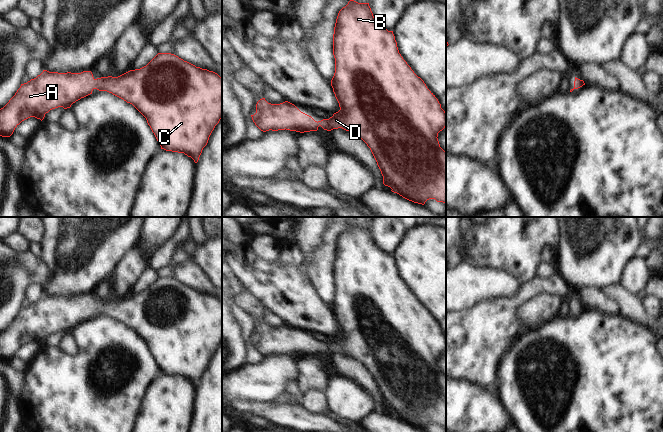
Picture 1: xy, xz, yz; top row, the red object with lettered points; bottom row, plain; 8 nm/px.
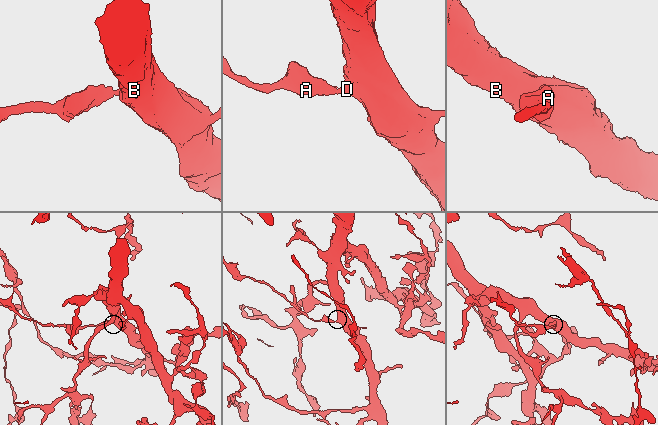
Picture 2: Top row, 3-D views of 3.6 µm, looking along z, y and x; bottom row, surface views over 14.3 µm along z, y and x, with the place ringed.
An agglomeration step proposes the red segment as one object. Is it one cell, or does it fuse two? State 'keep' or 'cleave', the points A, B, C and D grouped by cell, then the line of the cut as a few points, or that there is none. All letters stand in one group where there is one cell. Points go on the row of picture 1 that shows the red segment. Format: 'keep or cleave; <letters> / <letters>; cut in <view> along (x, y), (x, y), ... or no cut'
keep; A B C D; no cut

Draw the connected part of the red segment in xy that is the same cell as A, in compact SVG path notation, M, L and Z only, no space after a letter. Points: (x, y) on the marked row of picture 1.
M158 53L146 66L130 70L118 77L108 76L95 79L91 71L58 73L43 70L36 78L21 84L15 95L0 109L0 136L10 137L15 128L30 117L42 121L45 114L52 109L70 108L76 101L92 94L94 89L107 91L132 104L146 118L161 149L184 153L195 163L198 162L212 131L222 118L222 78L217 73L196 67L174 54Z

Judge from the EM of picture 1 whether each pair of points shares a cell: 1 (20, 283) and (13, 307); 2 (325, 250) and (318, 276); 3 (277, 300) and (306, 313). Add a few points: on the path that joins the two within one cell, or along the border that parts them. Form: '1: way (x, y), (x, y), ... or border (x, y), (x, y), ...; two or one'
1: way (15, 289), (13, 301); one
2: way (323, 256), (320, 270); one
3: way (284, 300), (287, 303), (295, 303), (299, 307); one

